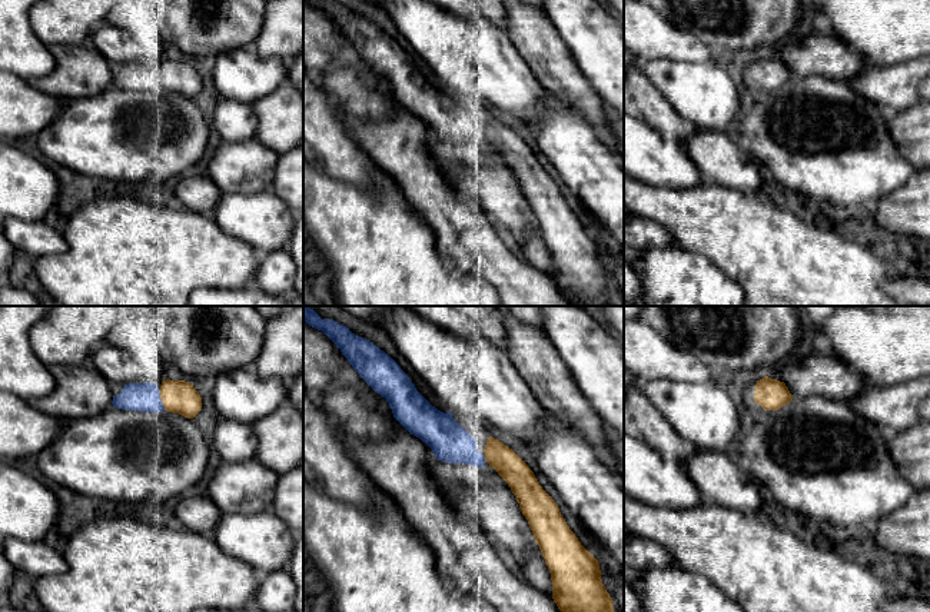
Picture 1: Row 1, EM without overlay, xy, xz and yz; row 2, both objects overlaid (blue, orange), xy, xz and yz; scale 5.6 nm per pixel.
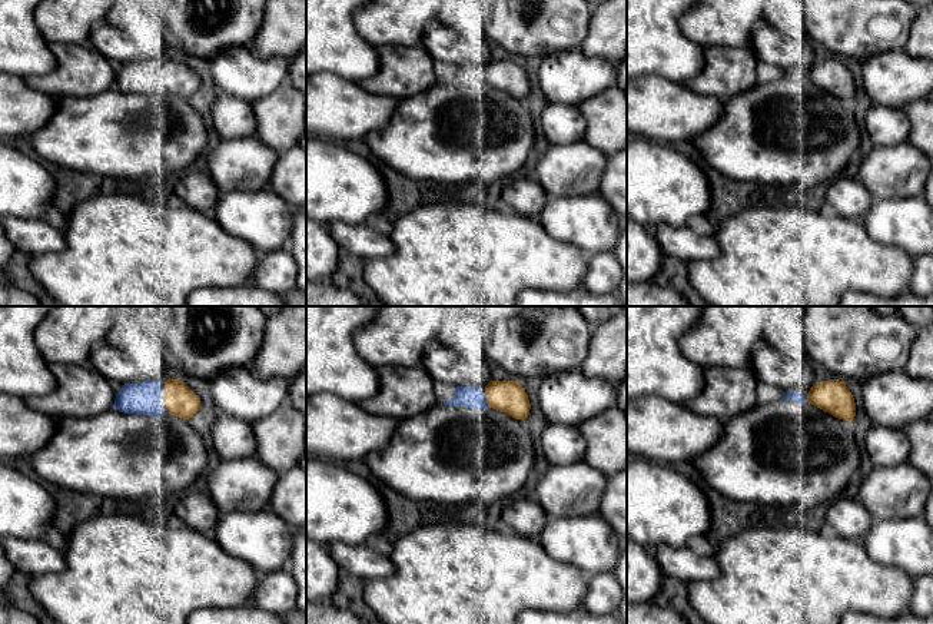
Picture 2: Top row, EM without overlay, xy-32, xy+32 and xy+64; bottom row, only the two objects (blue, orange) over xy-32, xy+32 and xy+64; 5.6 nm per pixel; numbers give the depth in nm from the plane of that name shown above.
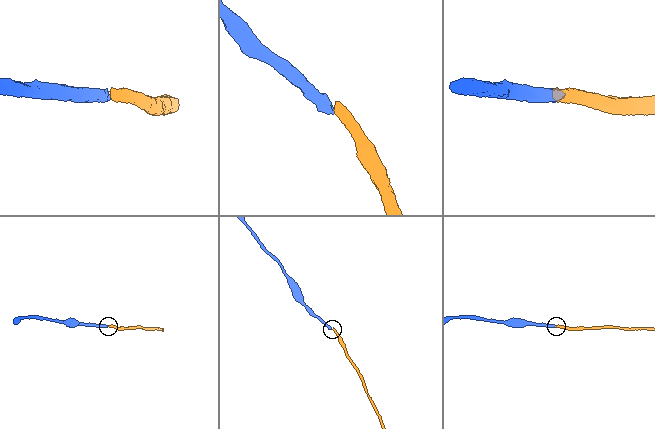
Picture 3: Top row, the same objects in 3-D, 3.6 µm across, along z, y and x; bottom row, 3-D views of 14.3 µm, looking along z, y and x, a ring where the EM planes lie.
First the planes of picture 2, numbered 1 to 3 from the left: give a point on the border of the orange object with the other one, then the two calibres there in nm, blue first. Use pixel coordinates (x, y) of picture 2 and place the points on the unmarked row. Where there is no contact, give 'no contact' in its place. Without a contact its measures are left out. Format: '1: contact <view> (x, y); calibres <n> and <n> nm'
1: no contact
2: contact xy+32 (485, 80); calibres 130 and 180 nm
3: contact xy+64 (806, 79); calibres 60 and 190 nm

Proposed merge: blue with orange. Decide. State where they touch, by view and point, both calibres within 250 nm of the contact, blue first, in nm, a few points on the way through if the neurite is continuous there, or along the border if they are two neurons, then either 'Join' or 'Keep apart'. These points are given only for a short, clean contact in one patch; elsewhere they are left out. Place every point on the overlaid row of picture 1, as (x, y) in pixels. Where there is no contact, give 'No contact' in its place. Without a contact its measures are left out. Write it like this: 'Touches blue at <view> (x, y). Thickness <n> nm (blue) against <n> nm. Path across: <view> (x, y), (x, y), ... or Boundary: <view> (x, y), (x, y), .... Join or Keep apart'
Touches blue at xy (160, 402). Thickness 160 nm (blue) against 190 nm. Join

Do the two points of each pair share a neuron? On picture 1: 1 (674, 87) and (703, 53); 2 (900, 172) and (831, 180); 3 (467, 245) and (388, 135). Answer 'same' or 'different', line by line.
1: different
2: same
3: same

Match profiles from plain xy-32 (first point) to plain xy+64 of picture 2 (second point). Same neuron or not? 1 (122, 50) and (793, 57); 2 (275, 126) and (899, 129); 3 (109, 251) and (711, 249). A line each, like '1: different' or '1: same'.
1: same
2: different
3: different

